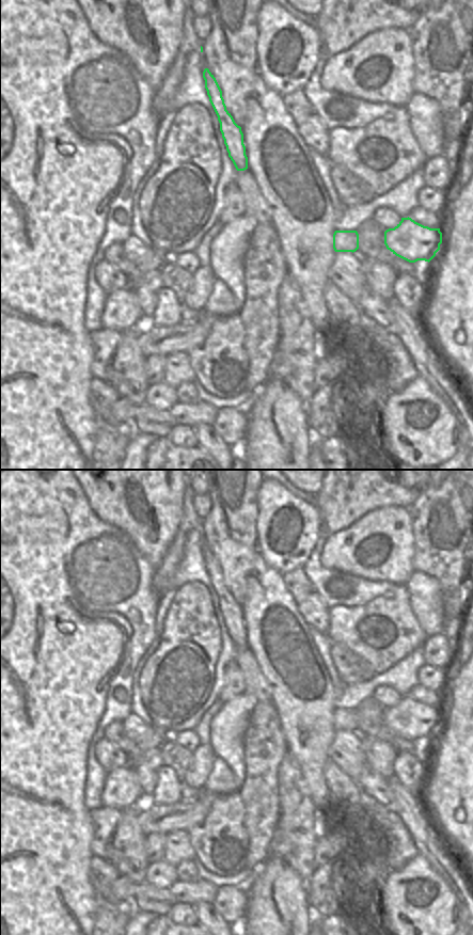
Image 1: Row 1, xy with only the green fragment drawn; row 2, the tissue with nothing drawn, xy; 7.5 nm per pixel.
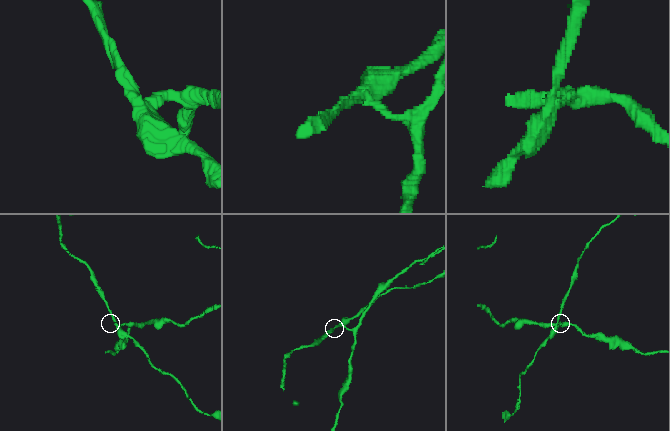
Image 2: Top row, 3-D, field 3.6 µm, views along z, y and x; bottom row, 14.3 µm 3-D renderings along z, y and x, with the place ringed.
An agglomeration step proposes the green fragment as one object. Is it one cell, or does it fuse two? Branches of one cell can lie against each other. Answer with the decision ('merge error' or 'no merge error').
merge error

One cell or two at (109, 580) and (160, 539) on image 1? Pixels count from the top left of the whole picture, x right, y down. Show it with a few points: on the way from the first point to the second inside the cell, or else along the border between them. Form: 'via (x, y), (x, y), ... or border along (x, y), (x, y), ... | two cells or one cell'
border along (127, 534), (136, 550), (155, 568) | two cells

